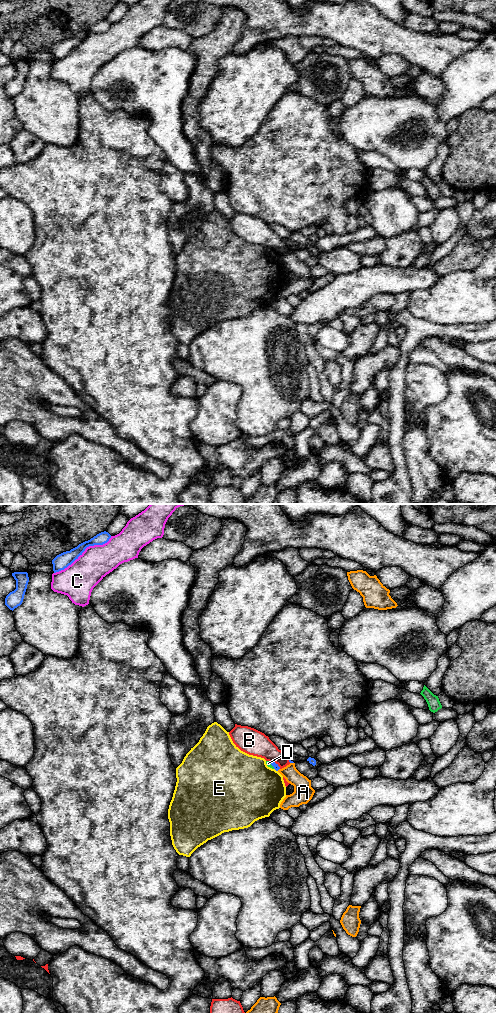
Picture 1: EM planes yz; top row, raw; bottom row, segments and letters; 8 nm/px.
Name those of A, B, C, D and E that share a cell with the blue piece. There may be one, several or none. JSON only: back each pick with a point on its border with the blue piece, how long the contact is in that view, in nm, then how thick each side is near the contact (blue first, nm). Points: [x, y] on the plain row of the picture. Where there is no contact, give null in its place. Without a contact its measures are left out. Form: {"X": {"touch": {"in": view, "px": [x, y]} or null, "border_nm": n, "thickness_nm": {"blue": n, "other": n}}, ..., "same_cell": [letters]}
{"same_cell": []}

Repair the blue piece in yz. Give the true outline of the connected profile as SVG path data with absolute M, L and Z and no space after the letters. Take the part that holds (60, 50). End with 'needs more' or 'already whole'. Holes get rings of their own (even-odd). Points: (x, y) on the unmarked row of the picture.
M104 19L97 22L90 28L79 32L77 35L71 37L70 39L66 39L57 43L52 48L54 61L64 58L69 53L71 53L76 47L78 47L80 43L82 43L87 35L94 33L103 33L107 31L110 26L111 23L108 20Z; already whole

